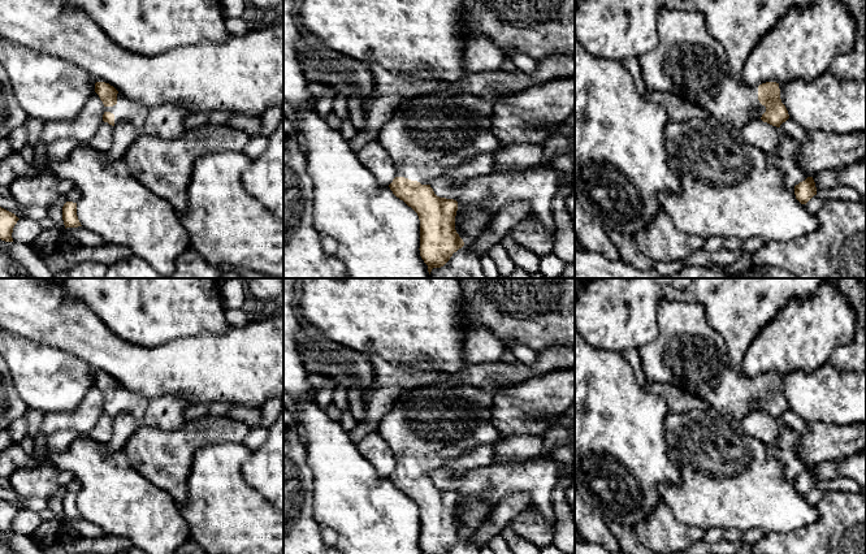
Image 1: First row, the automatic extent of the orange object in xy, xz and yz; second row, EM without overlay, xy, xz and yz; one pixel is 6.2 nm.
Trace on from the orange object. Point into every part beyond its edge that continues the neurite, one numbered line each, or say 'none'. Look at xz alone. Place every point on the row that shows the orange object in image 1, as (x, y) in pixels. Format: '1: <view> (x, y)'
1: xz (429, 134)

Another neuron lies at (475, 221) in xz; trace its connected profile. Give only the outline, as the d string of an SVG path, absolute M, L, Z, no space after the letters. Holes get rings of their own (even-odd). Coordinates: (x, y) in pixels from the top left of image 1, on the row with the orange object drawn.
M468 208L459 222L459 229L463 231L464 244L468 244L482 234L488 225L489 222L485 211Z

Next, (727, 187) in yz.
M693 118L684 122L670 121L666 125L666 151L668 165L679 176L679 192L661 192L658 202L676 228L702 239L711 237L736 237L742 241L757 237L765 242L788 242L814 233L819 228L817 216L810 215L805 204L794 195L794 189L784 183L783 173L772 166L767 155L740 137L737 129L711 118Z

